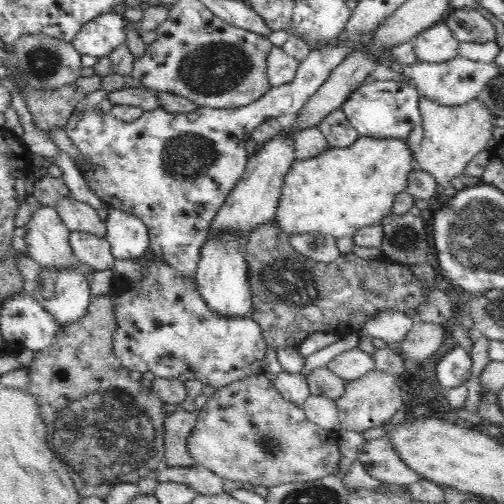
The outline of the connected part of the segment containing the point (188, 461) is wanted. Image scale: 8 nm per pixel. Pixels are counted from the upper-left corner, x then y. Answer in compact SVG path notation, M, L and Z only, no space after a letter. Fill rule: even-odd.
M180 408L164 418L164 464L196 466L194 458L188 456L188 436L194 432L198 416L198 412Z

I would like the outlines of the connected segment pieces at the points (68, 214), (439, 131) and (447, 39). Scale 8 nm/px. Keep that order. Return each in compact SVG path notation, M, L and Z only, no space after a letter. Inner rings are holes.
M62 196L58 200L58 204L54 206L62 218L62 222L66 224L66 228L72 232L88 232L88 234L96 234L100 238L106 236L106 226L104 222L98 220L96 212L90 204L76 200L74 196Z
M418 90L418 108L422 114L422 144L420 150L416 152L416 166L426 170L428 174L432 174L432 178L436 178L438 182L438 190L444 186L450 186L452 178L458 178L464 174L464 168L470 164L470 160L486 150L486 144L492 138L492 130L494 130L494 114L490 112L490 108L484 106L482 100L472 98L462 106L444 106L438 104L434 100L430 100L428 96L424 96Z
M444 22L426 28L414 38L414 52L420 62L440 64L440 62L454 60L456 56L460 56L458 48L460 42L454 38L454 34Z

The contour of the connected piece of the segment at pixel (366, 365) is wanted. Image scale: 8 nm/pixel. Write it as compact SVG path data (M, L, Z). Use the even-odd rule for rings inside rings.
M352 348L348 352L338 354L334 360L330 360L326 364L326 368L336 374L338 378L342 378L344 382L354 382L360 380L362 376L366 376L370 370L376 370L372 356L362 352L360 348Z

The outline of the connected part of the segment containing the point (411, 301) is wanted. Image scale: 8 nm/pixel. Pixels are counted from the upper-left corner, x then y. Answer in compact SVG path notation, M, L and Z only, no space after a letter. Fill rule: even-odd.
M274 220L248 234L246 262L252 284L250 316L264 330L268 348L274 352L298 348L314 332L332 332L346 338L382 310L400 310L418 320L416 310L426 300L424 288L432 286L432 282L418 280L408 266L382 258L362 260L352 252L342 254L336 262L318 264L296 252Z

